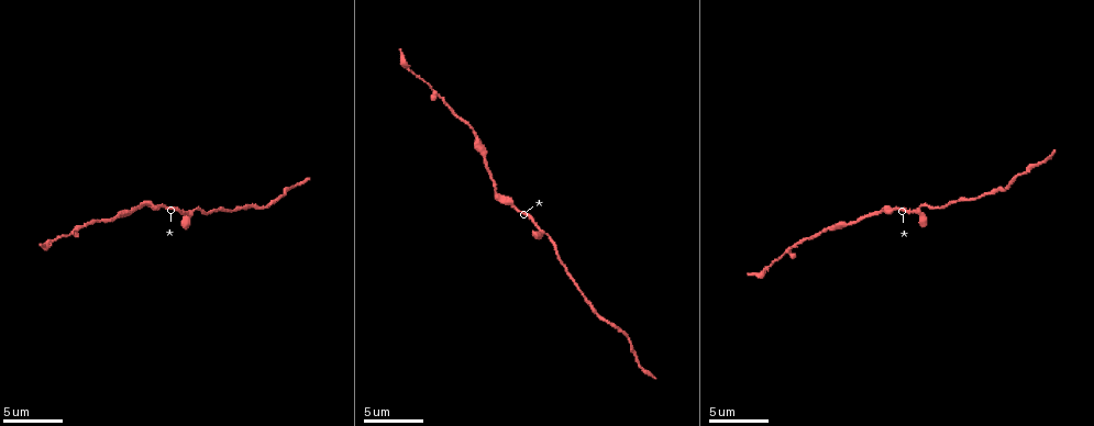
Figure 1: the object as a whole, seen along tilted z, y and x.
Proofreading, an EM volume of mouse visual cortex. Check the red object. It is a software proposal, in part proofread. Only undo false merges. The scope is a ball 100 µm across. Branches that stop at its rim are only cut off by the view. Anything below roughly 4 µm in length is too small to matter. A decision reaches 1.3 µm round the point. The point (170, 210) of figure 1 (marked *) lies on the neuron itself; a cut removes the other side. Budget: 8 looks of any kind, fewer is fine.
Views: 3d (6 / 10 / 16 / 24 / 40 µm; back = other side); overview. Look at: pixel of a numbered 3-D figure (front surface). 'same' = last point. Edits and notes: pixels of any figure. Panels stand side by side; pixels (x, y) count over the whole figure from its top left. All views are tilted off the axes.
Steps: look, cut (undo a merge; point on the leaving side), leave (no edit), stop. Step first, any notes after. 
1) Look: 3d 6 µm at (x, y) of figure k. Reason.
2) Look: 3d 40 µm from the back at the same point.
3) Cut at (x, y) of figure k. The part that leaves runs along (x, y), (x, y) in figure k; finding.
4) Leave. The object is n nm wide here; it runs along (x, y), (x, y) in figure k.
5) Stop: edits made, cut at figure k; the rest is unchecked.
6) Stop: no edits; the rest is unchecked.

Look: 3d 10 µm at (478, 138) of figure 1. Sudden change in width.

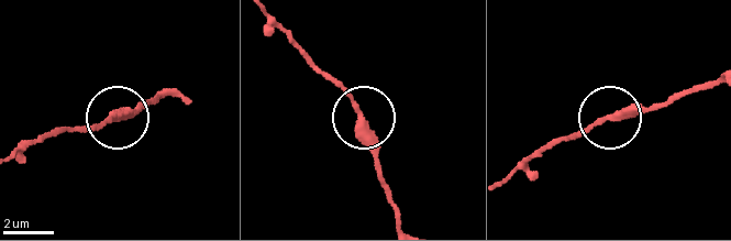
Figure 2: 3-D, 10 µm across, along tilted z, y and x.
Look: 3d 6 µm at (358, 113) of figure 2.

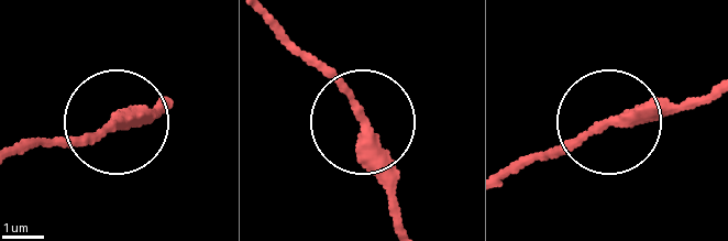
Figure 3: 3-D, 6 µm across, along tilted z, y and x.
Leave. It runs along (165, 105), (28, 149) in figure 3; all the same neuron.

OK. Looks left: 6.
Look: 3d 10 µm at (1021, 172) of figure 1. A narrow waist.

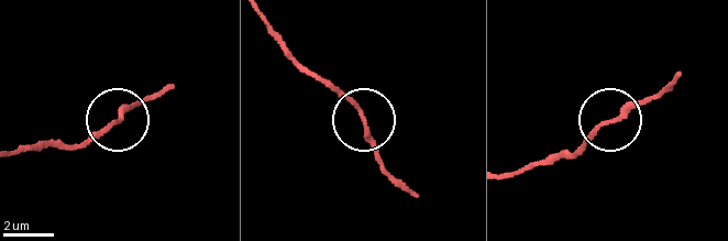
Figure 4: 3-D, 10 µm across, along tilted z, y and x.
Leave. It runs along (508, 175), (580, 153), (604, 127), (662, 87) in figure 4; one neuron here.

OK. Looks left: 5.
Look: 3d 10 µm at (987, 196) of figure 1. Calibre changes.

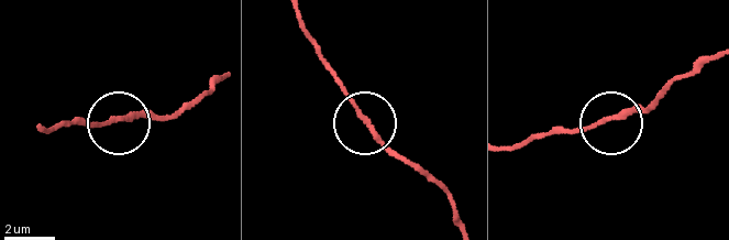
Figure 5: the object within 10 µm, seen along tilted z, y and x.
Leave. The object is 160 nm wide here; it runs along (509, 148), (545, 132), (587, 129), (651, 110) in figure 5; one neuron here.

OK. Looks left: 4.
Look: 3d 16 µm at (920, 205) of figure 1. Thick turns thin.

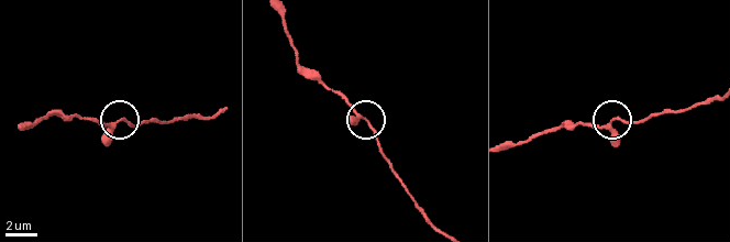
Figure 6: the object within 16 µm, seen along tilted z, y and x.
Leave. It runs along (588, 127), (617, 119), (646, 121) in figure 6; all the same neuron.

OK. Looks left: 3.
Stop: no edits; the rest is unchecked.

